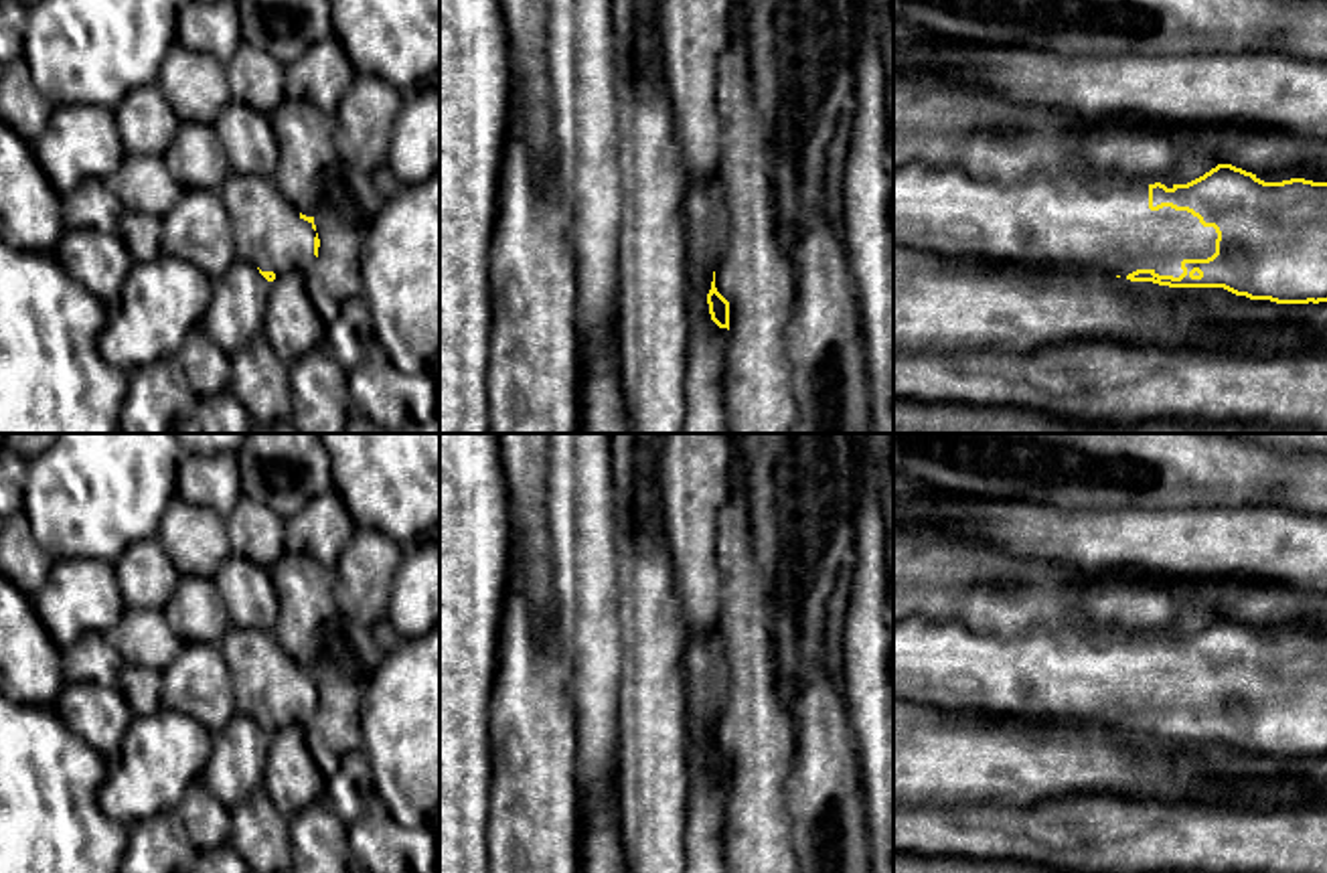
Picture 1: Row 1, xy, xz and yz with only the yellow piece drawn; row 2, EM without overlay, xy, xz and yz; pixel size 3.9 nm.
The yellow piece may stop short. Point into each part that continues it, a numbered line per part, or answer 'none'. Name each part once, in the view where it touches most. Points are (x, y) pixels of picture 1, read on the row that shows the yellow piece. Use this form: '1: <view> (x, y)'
1: yz (1074, 227)

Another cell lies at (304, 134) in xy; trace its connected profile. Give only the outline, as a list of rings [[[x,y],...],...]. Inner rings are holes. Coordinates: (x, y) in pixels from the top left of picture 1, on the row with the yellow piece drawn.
[[[284,99],[267,117],[280,146],[271,182],[298,213],[316,217],[324,170],[338,160],[336,117],[300,99]]]

